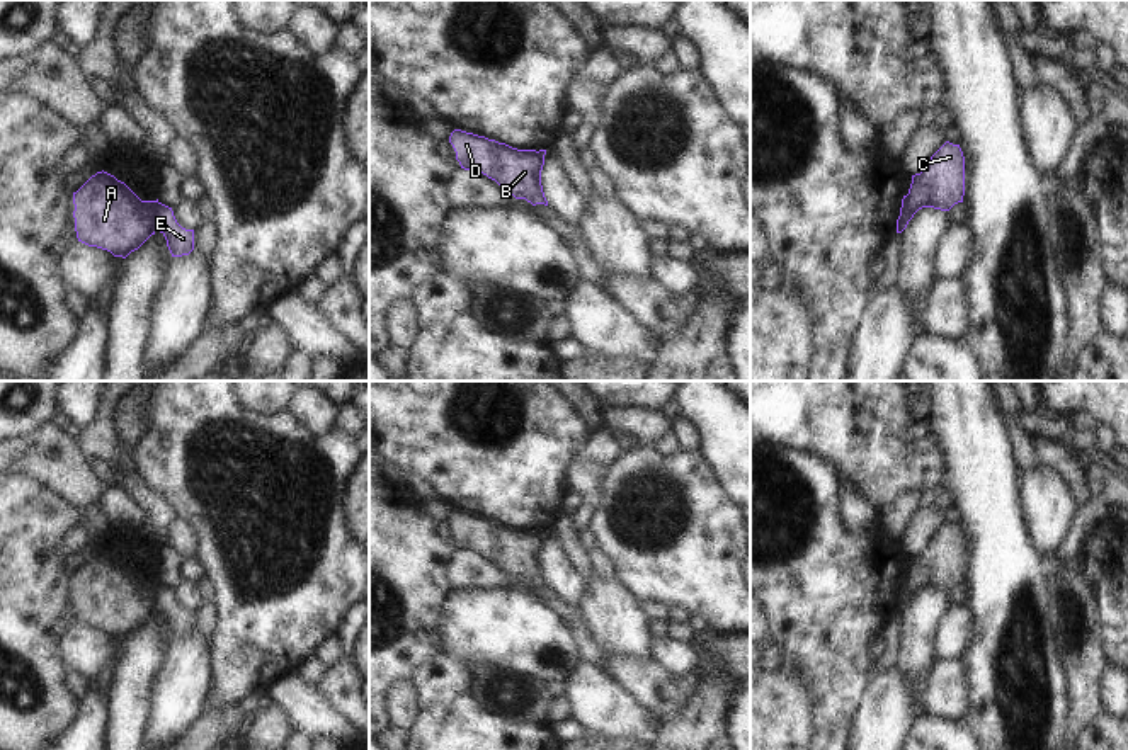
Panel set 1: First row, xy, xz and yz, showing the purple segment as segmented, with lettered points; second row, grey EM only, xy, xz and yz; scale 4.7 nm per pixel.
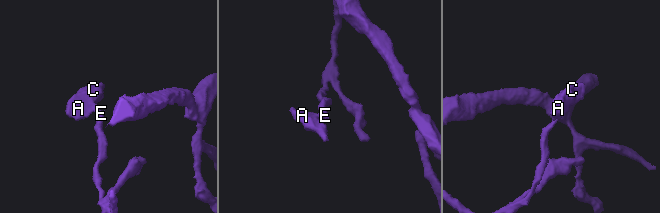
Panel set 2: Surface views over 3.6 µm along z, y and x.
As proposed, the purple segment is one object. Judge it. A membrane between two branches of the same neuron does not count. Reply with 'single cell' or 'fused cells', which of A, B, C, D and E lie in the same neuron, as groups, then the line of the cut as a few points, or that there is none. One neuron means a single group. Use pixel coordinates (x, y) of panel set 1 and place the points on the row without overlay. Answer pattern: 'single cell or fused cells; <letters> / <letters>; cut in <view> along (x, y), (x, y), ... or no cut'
fused cells; A B C D / E; cut in xy along (159, 584), (155, 611)

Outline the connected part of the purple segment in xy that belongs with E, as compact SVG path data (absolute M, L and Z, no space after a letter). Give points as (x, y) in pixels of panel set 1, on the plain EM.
M162 583L157 587L157 612L165 617L172 638L189 636L194 631L194 611L182 609L172 588Z

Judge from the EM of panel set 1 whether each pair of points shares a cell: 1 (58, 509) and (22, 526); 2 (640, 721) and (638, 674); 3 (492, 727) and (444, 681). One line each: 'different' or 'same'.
1: same
2: different
3: same

